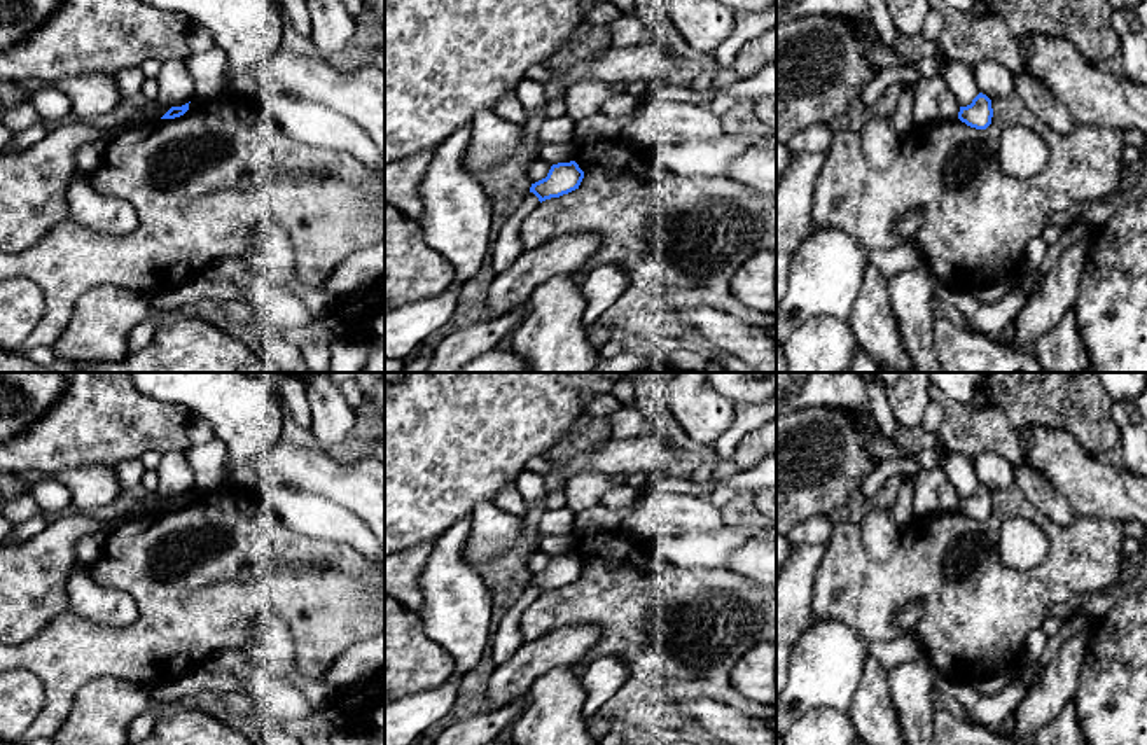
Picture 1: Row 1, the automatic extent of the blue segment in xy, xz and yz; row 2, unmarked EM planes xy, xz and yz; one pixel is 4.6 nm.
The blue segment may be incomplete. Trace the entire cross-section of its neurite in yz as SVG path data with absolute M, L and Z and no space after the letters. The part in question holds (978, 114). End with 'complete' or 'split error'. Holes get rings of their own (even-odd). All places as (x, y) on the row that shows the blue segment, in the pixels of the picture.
M979 93L970 105L960 107L958 119L970 128L986 129L991 124L991 100Z; complete

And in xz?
M575 161L553 164L547 177L532 184L530 192L533 192L539 201L551 198L560 198L579 189L584 178L584 171Z; complete

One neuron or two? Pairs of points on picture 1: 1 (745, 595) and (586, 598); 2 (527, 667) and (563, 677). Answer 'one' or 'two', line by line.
1: one
2: two

